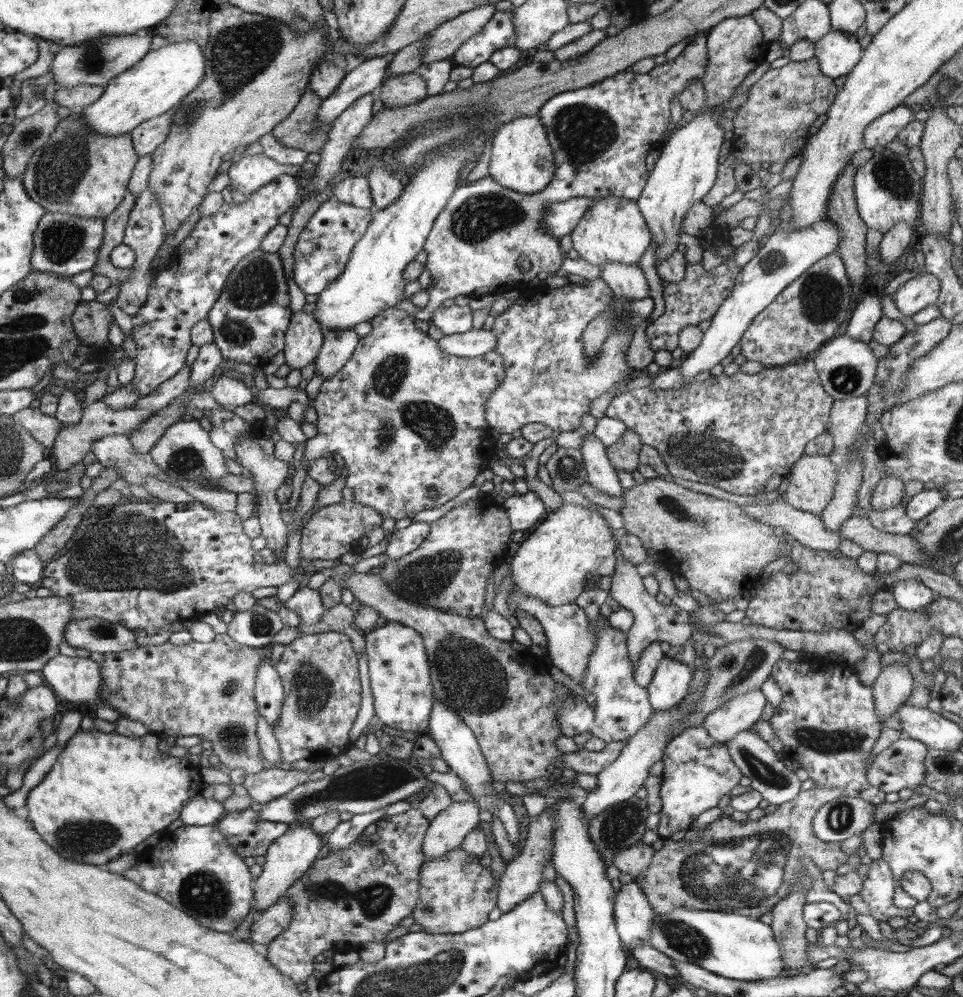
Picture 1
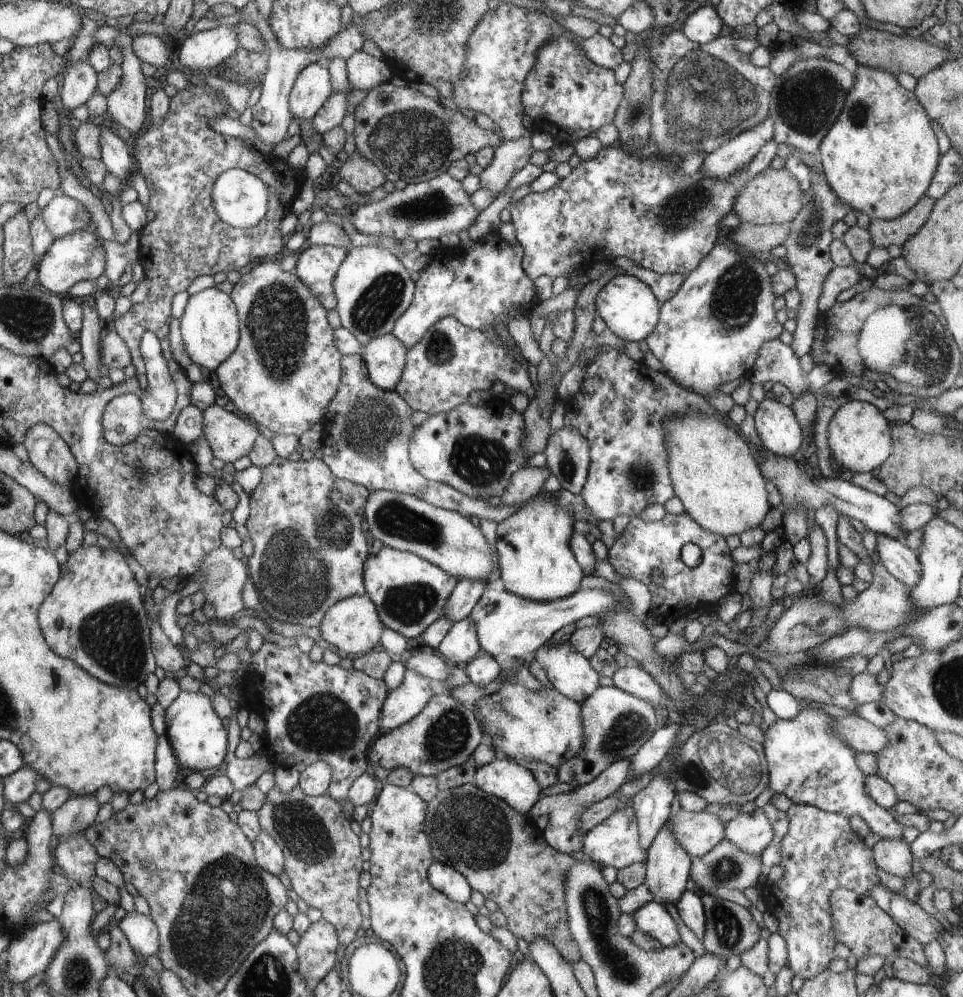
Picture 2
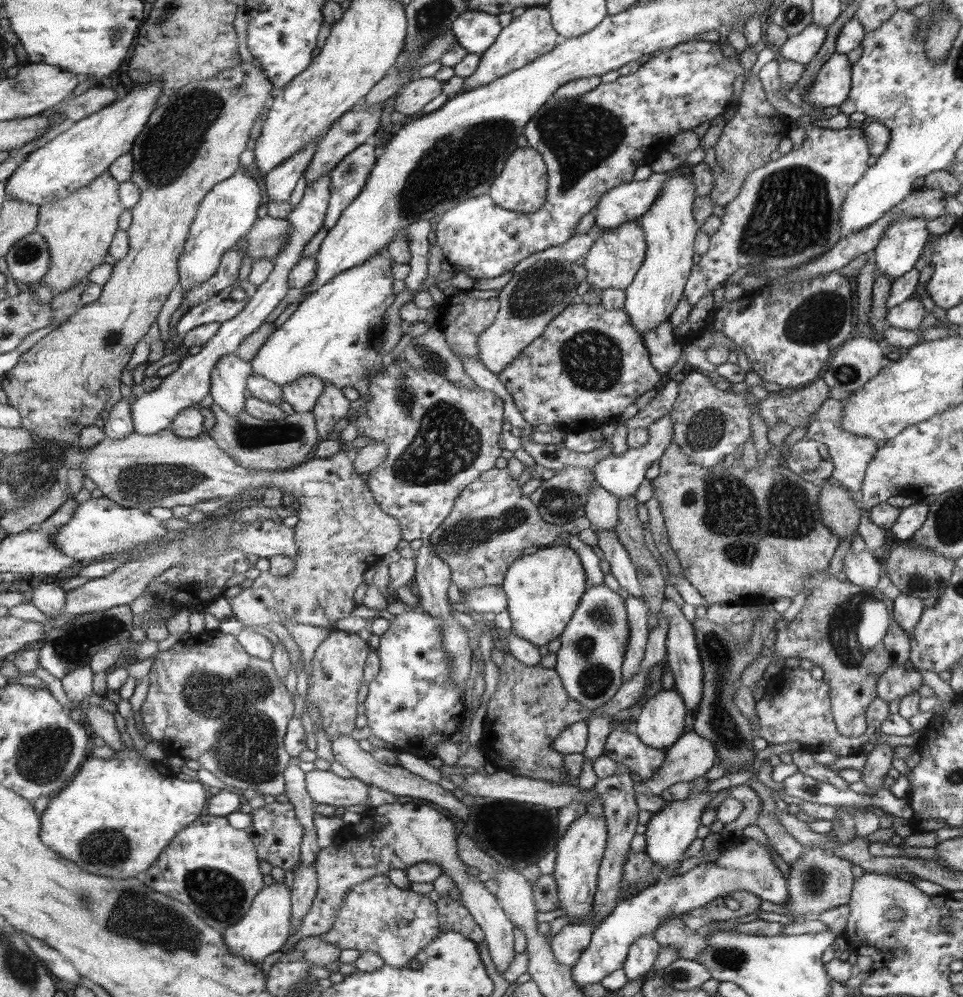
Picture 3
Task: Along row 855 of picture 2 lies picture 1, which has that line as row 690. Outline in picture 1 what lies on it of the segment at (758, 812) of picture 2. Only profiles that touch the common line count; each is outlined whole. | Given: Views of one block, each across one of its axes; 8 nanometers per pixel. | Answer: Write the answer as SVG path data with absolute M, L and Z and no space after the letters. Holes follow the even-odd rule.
M761 690L736 696L704 717L702 726L714 741L728 744L728 739L748 730L761 720L767 699Z

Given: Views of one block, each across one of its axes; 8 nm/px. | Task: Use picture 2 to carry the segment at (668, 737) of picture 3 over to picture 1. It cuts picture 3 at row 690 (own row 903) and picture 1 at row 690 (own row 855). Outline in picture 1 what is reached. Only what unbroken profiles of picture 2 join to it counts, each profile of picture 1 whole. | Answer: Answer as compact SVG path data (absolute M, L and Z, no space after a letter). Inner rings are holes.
M666 654L660 659L653 680L645 688L654 711L670 710L689 695L693 669Z

